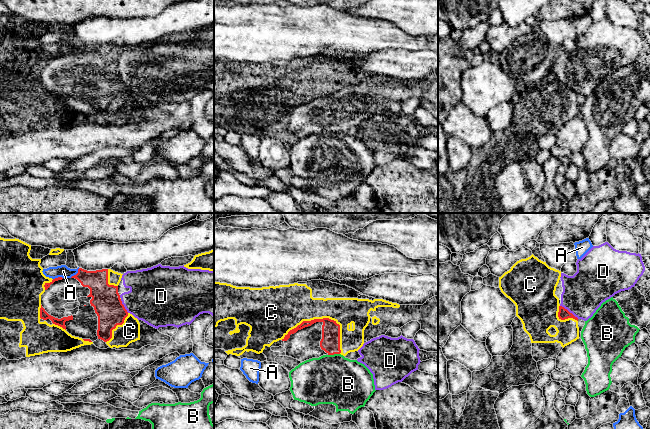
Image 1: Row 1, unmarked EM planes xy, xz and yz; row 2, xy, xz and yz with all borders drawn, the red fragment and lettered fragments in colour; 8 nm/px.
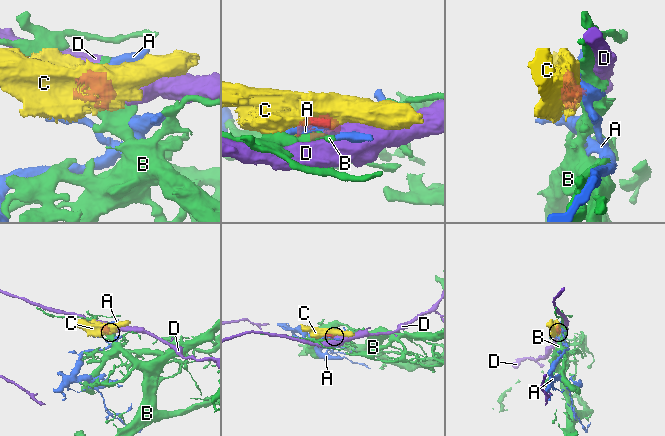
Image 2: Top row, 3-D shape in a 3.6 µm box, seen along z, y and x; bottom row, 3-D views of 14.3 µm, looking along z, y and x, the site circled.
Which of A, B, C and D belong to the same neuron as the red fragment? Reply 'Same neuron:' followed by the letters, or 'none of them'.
Same neuron: none of them

